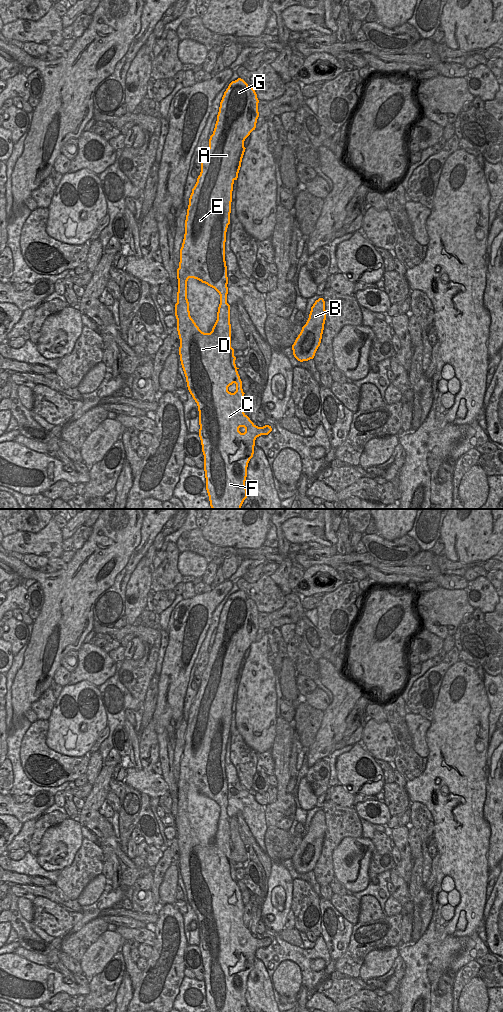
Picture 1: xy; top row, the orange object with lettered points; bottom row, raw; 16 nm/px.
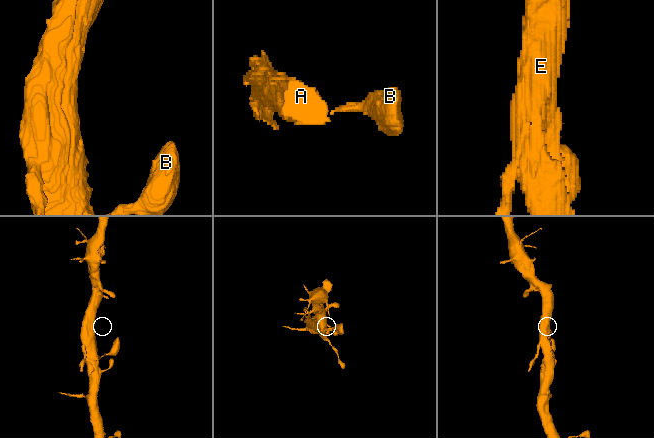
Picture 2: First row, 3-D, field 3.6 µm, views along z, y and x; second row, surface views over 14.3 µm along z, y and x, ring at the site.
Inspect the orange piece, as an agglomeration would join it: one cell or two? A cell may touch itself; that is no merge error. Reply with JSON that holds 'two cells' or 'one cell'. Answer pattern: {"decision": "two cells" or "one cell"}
{"decision": "one cell"}

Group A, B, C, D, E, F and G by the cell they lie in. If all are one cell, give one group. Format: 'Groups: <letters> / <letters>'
Groups: A B C D E F G.

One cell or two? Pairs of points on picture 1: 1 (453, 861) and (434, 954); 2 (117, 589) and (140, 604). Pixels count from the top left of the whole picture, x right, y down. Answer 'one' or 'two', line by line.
1: two
2: two

